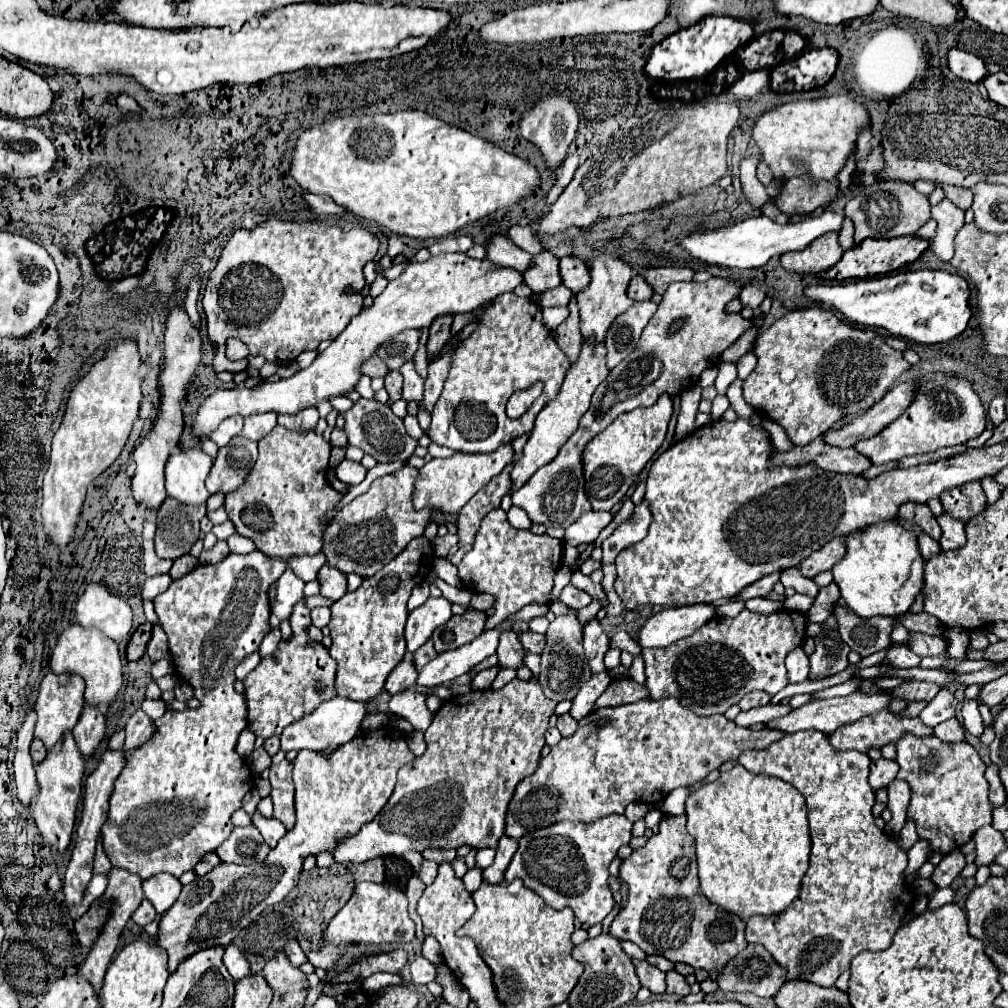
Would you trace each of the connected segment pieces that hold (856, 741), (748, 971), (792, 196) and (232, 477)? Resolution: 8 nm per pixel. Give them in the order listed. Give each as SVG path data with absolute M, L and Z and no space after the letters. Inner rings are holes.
M881 711L881 715L869 715L863 717L855 723L849 723L845 727L839 727L829 739L833 743L833 747L847 751L847 749L855 749L855 751L867 751L869 747L883 747L887 743L895 743L905 731L913 731L915 735L931 735L933 729L925 727L919 719L899 719L897 715L893 715L891 711Z
M749 943L737 957L733 957L721 971L711 971L709 977L719 983L721 991L749 991L759 997L773 997L785 983L785 969L781 969L769 951L761 945Z
M789 179L789 181L785 181L783 191L775 199L775 205L783 213L789 213L789 215L793 215L793 213L807 215L807 213L815 211L817 207L823 207L829 201L833 201L837 195L835 189L837 189L837 183L829 183L829 181ZM813 183L817 183L815 189L811 187Z
M237 437L233 443L229 443L229 447L219 449L207 479L209 493L229 493L243 487L257 461L257 455L257 443L245 437Z

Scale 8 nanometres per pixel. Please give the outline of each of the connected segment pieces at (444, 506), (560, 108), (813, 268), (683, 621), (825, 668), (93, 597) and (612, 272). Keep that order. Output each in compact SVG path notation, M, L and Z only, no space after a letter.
M511 445L499 447L493 453L457 453L449 459L431 459L419 469L419 477L415 481L413 507L415 509L439 509L441 513L459 513L459 509L495 475L503 471L507 463L513 461Z
M549 95L545 99L541 99L529 113L523 115L519 127L521 127L521 135L541 149L543 157L547 159L549 169L555 169L561 163L561 159L565 157L565 153L573 141L573 135L577 131L577 123L579 123L579 119L577 119L575 105L565 97Z
M827 233L815 239L803 251L791 251L781 255L781 265L787 271L797 273L819 273L833 267L843 255L843 249L837 243L837 233Z
M699 603L691 607L667 607L645 621L637 635L637 643L641 647L667 647L679 639L693 635L715 615L717 607L711 603Z
M831 615L825 625L821 635L815 637L815 651L809 655L811 659L811 673L809 681L819 681L831 675L837 675L847 669L847 655L849 655L849 645L841 639L837 619Z
M91 583L75 607L77 623L83 627L95 627L113 641L121 641L131 635L133 611L131 607L111 595L103 585Z
M603 253L589 261L589 269L591 269L591 283L585 291L577 293L575 297L577 297L577 305L579 305L579 313L581 313L583 341L593 339L597 345L597 343L605 341L605 335L607 335L611 323L615 321L615 317L621 315L621 311L631 309L635 305L635 301L629 299L629 295L627 295L627 287L631 281L631 267L625 265L625 261Z

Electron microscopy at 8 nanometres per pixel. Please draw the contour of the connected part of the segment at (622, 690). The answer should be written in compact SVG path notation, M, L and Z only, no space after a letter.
M619 679L611 681L611 685L605 689L605 693L597 699L595 709L599 707L615 707L615 705L625 705L633 703L639 699L649 697L649 691L645 685L639 685L635 679Z

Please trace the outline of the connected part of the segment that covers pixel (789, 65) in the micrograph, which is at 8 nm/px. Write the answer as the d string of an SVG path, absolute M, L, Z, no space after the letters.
M811 49L771 69L771 91L793 93L823 87L835 73L839 55L835 49Z

